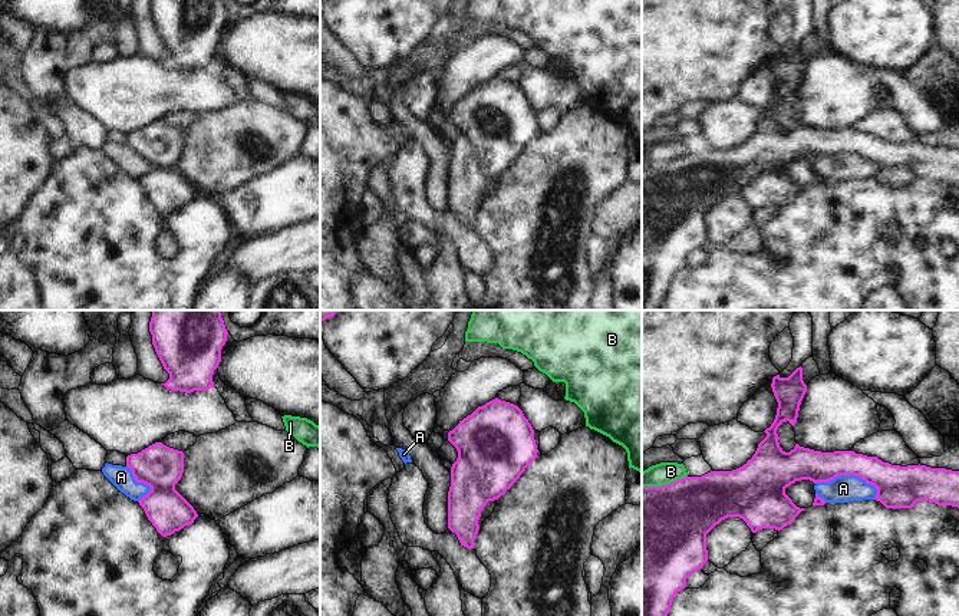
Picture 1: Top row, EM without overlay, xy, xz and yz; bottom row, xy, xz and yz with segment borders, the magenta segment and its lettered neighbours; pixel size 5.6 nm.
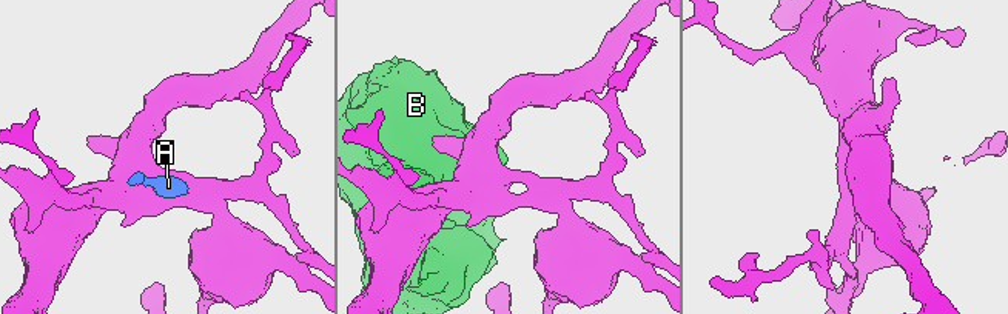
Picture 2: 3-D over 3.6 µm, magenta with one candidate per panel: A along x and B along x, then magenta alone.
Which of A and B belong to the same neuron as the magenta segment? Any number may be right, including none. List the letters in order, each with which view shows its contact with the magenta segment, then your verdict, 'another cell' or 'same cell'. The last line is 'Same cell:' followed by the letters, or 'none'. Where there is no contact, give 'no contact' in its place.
A: yz | another cell
B: yz | another cell
Same cell: none

